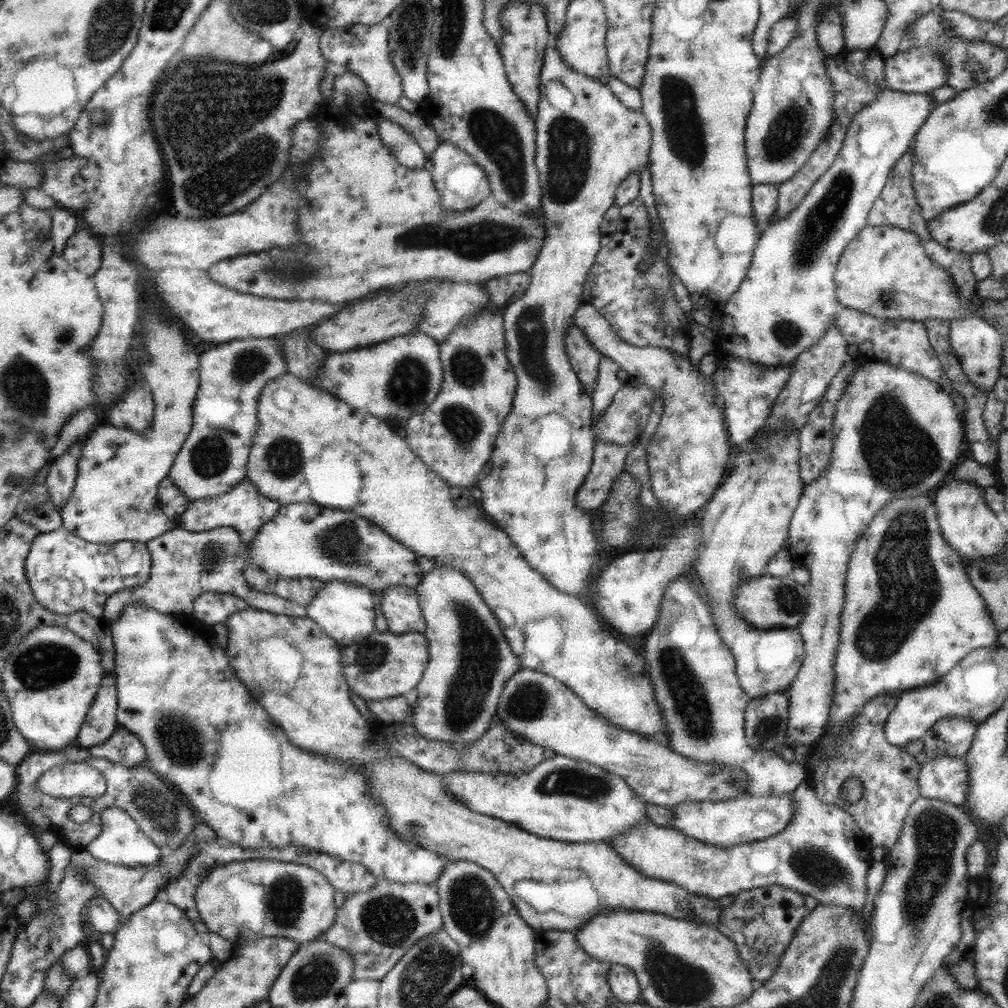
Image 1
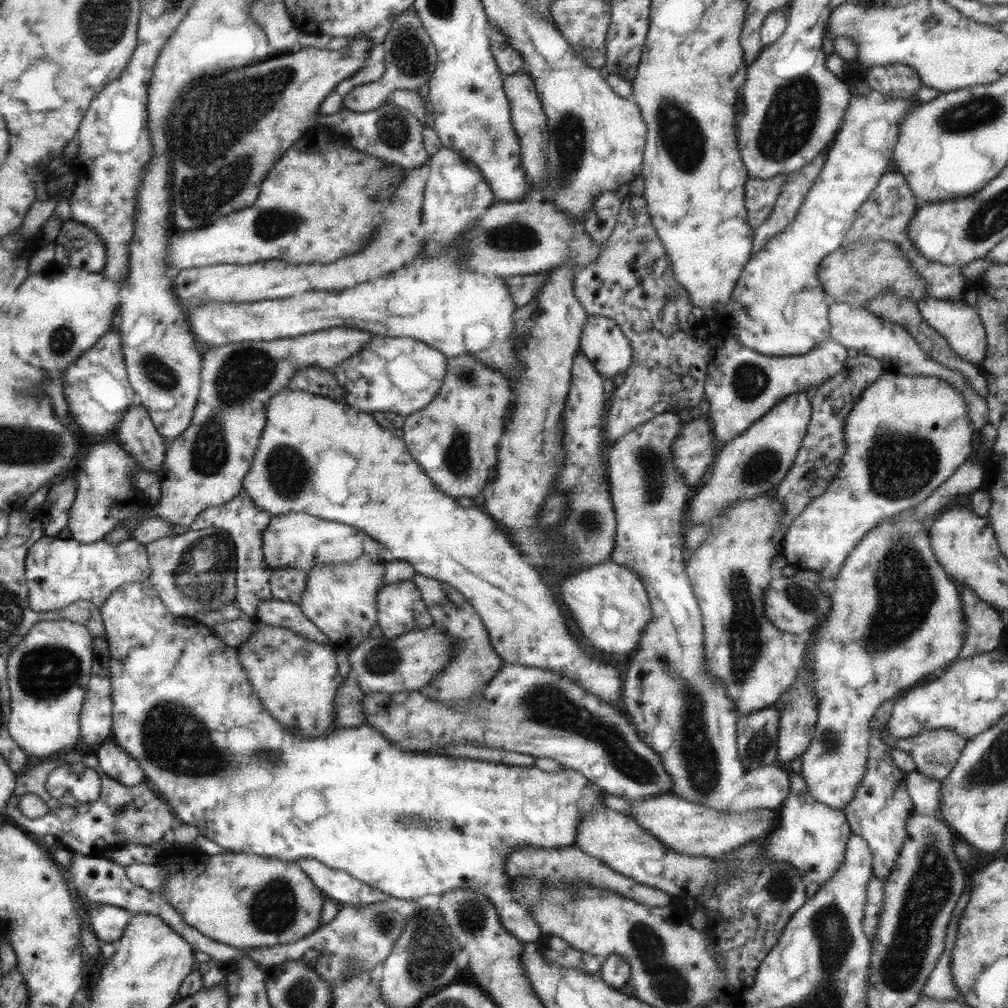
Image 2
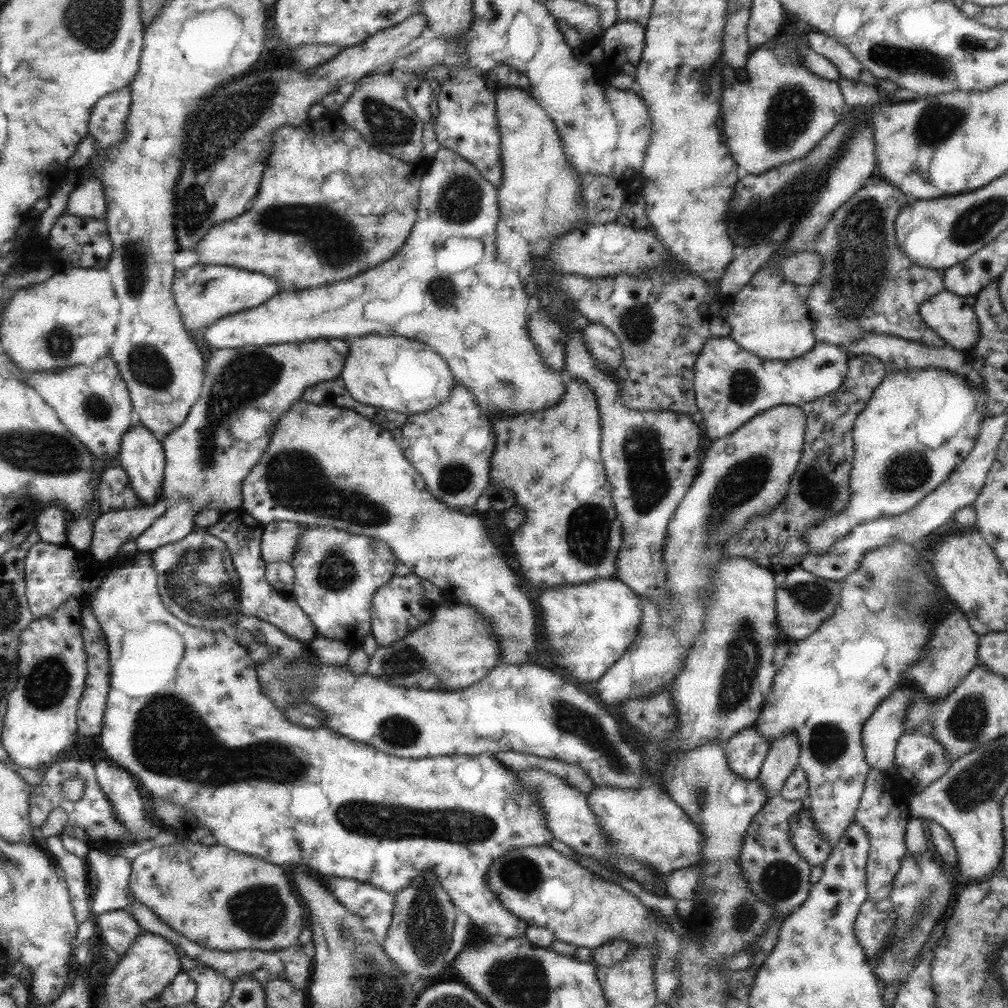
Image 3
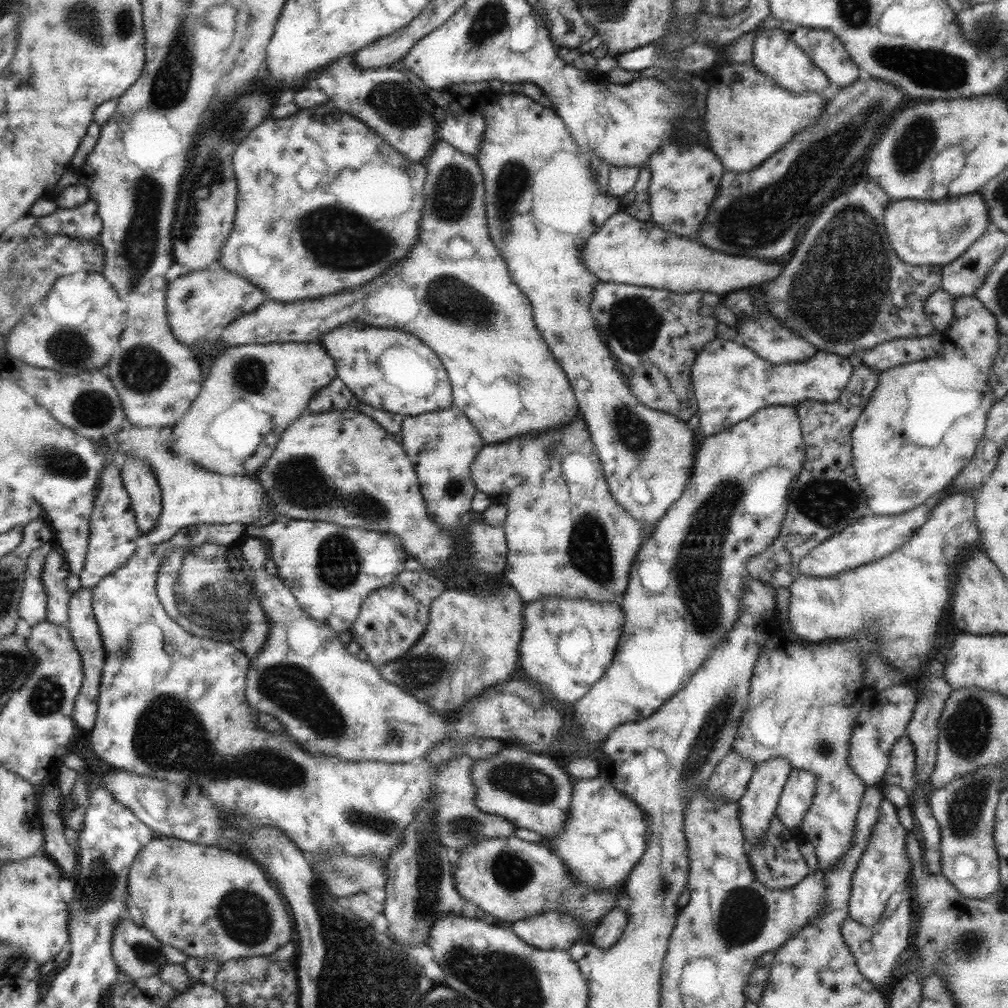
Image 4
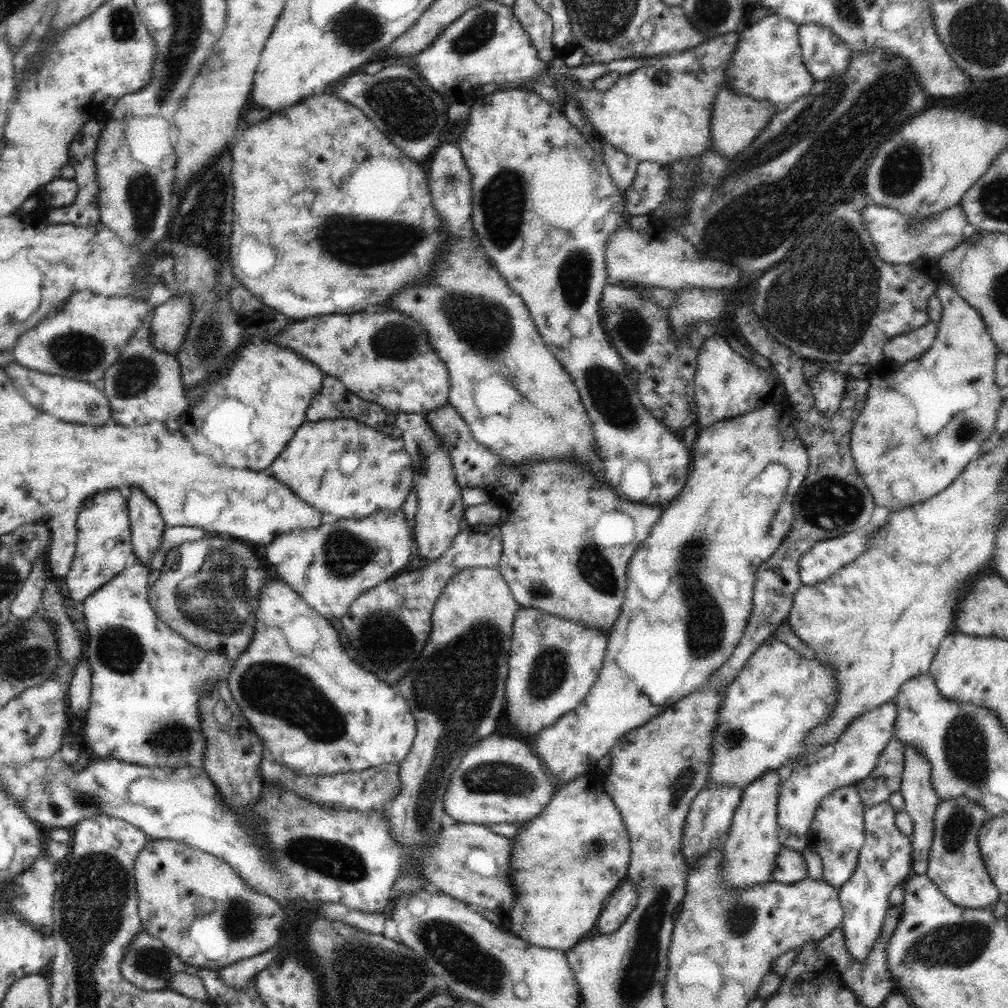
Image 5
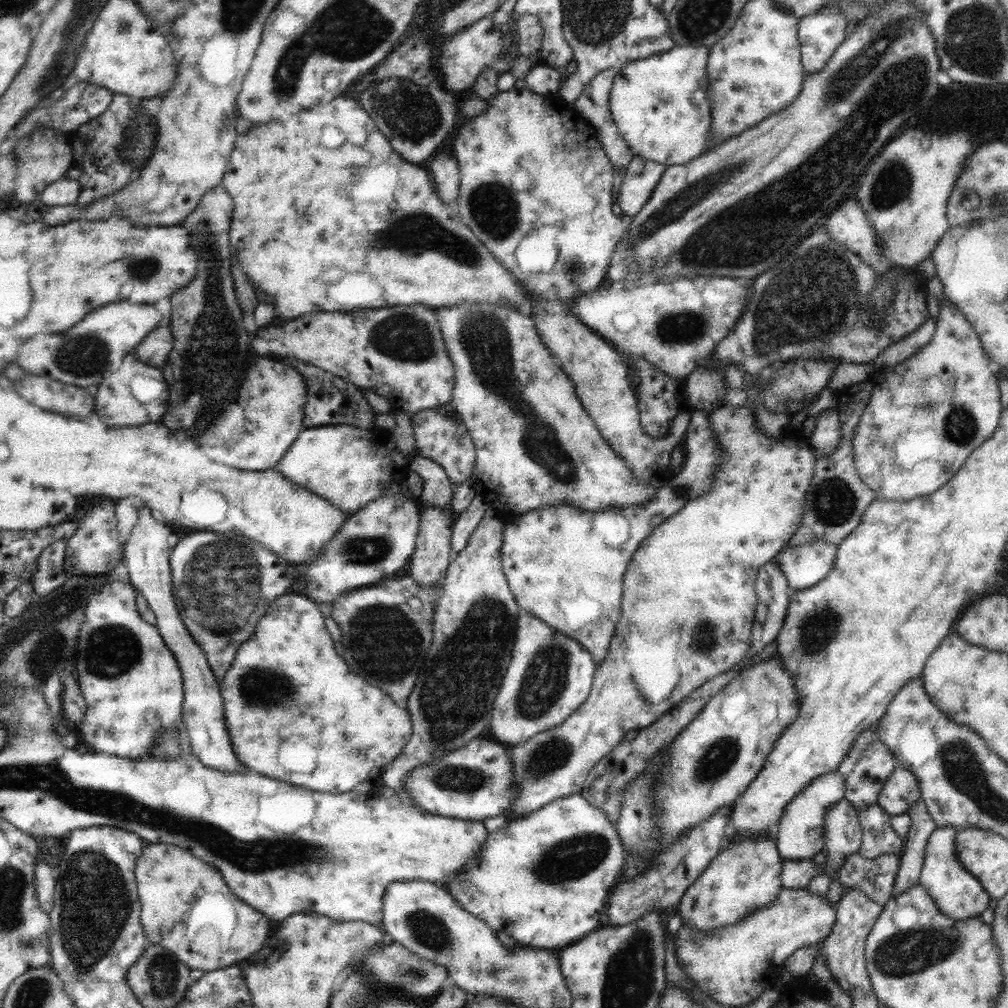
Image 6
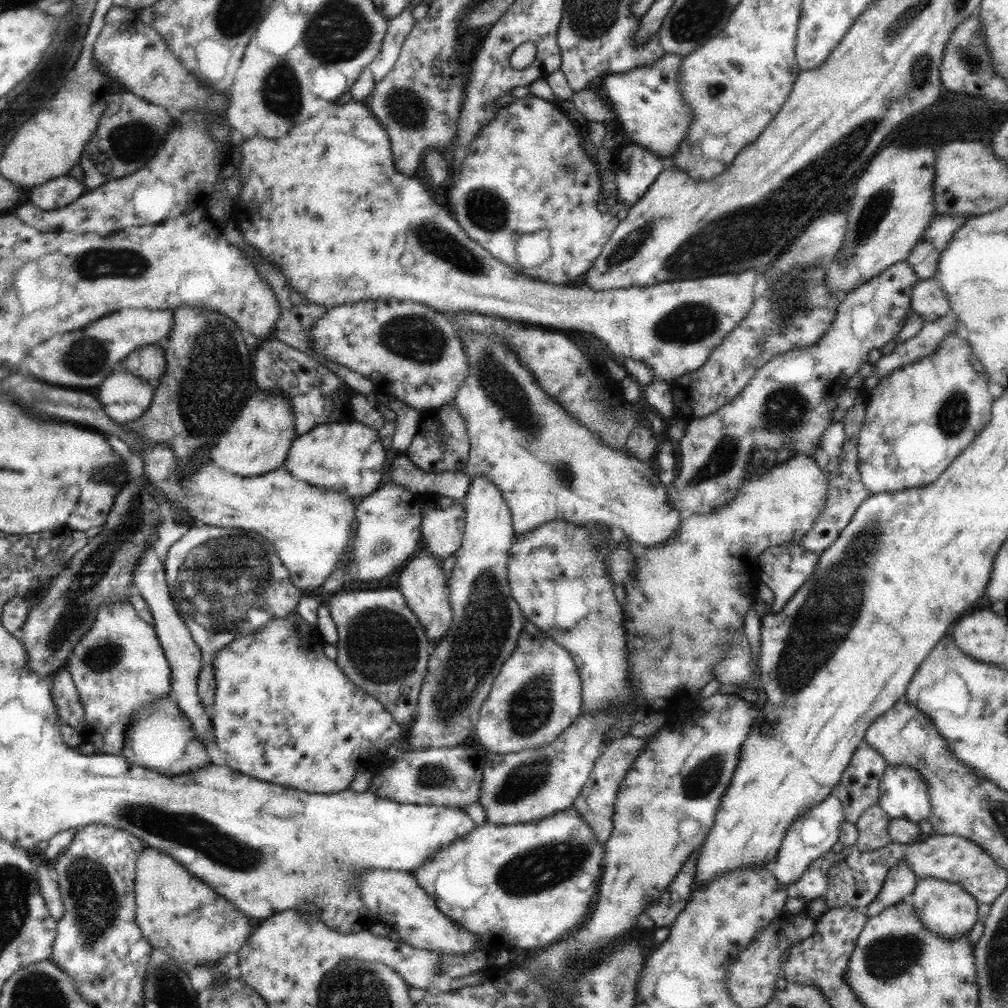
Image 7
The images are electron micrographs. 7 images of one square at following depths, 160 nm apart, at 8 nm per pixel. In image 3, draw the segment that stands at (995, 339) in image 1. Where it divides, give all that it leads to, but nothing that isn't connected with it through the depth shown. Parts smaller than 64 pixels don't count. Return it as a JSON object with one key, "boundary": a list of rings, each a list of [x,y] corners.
{"boundary":[[[940,291],[919,305],[919,315],[937,336],[954,350],[966,354],[981,337],[981,326],[965,297],[950,291]]]}

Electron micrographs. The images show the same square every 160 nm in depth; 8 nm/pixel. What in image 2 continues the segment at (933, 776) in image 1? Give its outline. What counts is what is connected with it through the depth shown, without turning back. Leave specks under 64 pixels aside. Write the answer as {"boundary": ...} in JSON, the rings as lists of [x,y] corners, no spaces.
{"boundary":[[[917,770],[906,773],[906,788],[913,802],[913,812],[932,815],[939,810],[941,782],[933,776],[926,776]]]}

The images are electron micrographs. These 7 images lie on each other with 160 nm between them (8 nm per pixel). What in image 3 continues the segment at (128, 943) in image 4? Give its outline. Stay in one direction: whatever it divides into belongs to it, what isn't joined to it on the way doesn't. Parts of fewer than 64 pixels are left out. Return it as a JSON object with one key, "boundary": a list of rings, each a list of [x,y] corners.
{"boundary":[[[110,910],[96,916],[96,934],[118,956],[124,956],[143,933],[138,921],[128,911]]]}

